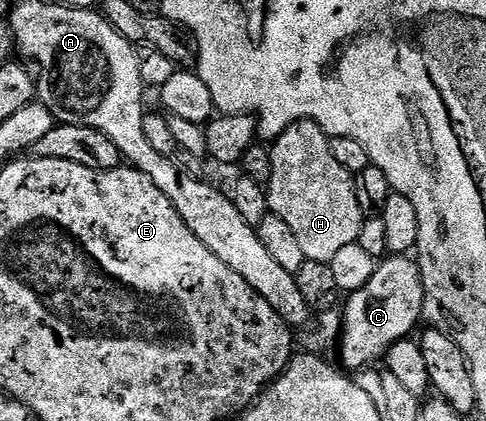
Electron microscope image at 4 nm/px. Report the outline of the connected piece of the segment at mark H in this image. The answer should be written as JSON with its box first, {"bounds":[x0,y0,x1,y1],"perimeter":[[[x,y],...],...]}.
{"bounds":[267,122,366,262],"perimeter":[[[296,122],[291,124],[291,128],[287,128],[279,135],[271,146],[271,180],[267,183],[267,195],[269,199],[269,209],[275,216],[285,221],[286,224],[295,232],[295,237],[299,239],[299,244],[303,247],[303,256],[311,262],[330,262],[335,260],[335,256],[343,248],[347,248],[347,244],[355,244],[359,232],[363,228],[366,216],[359,208],[359,196],[357,195],[357,183],[354,175],[347,172],[347,168],[341,167],[335,156],[331,152],[331,139],[325,133],[323,128],[319,128],[317,122]]]}

